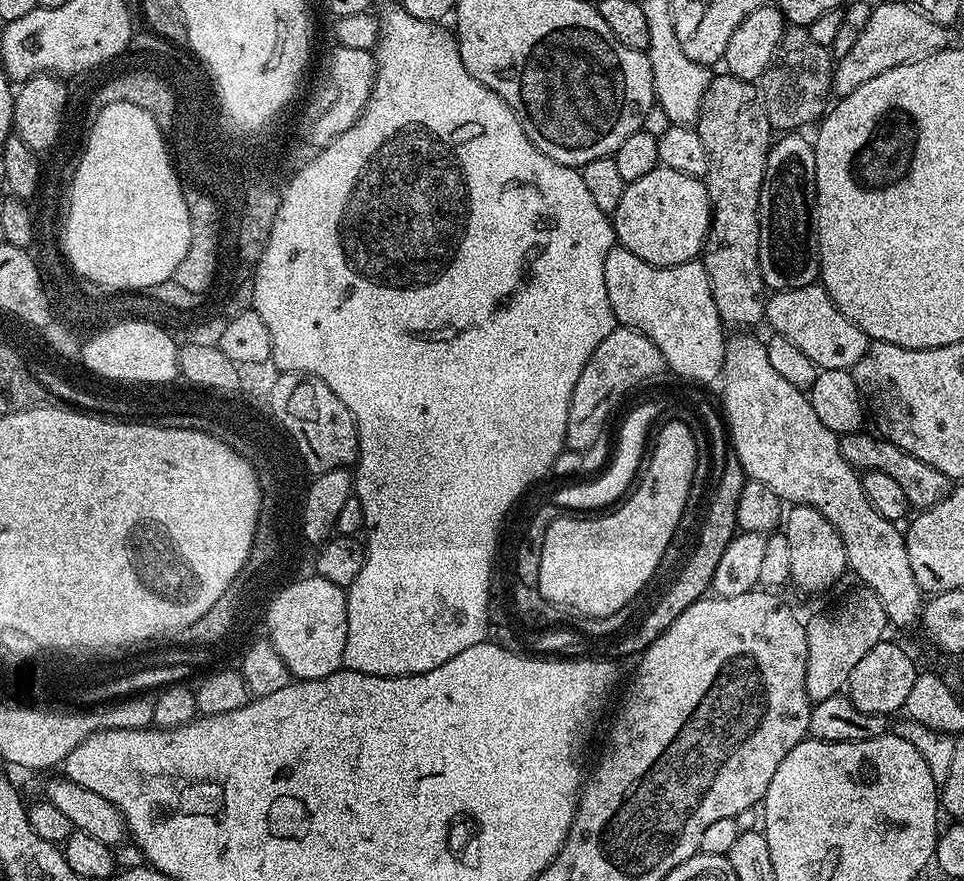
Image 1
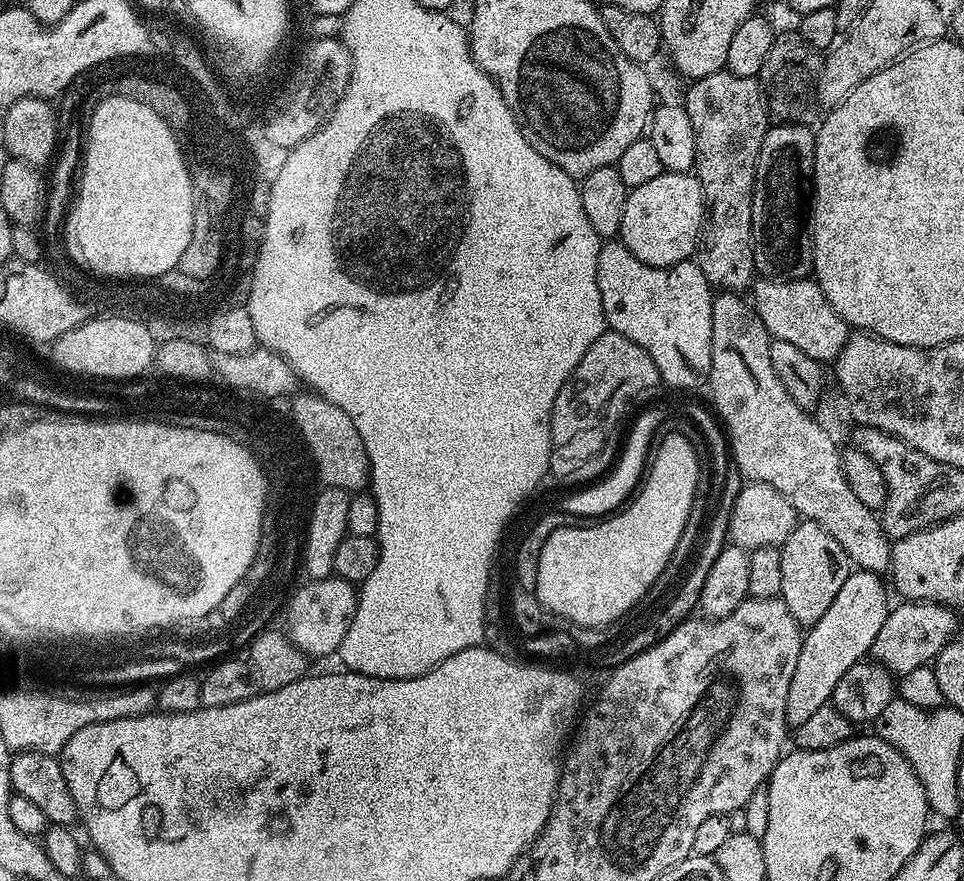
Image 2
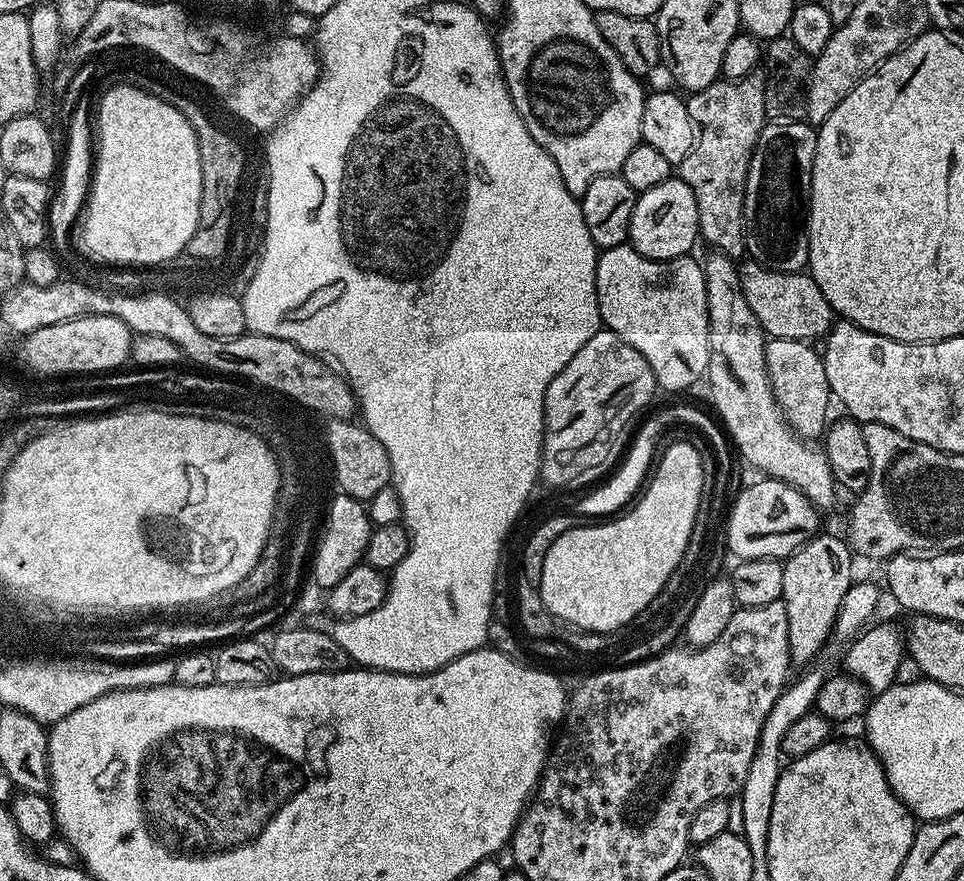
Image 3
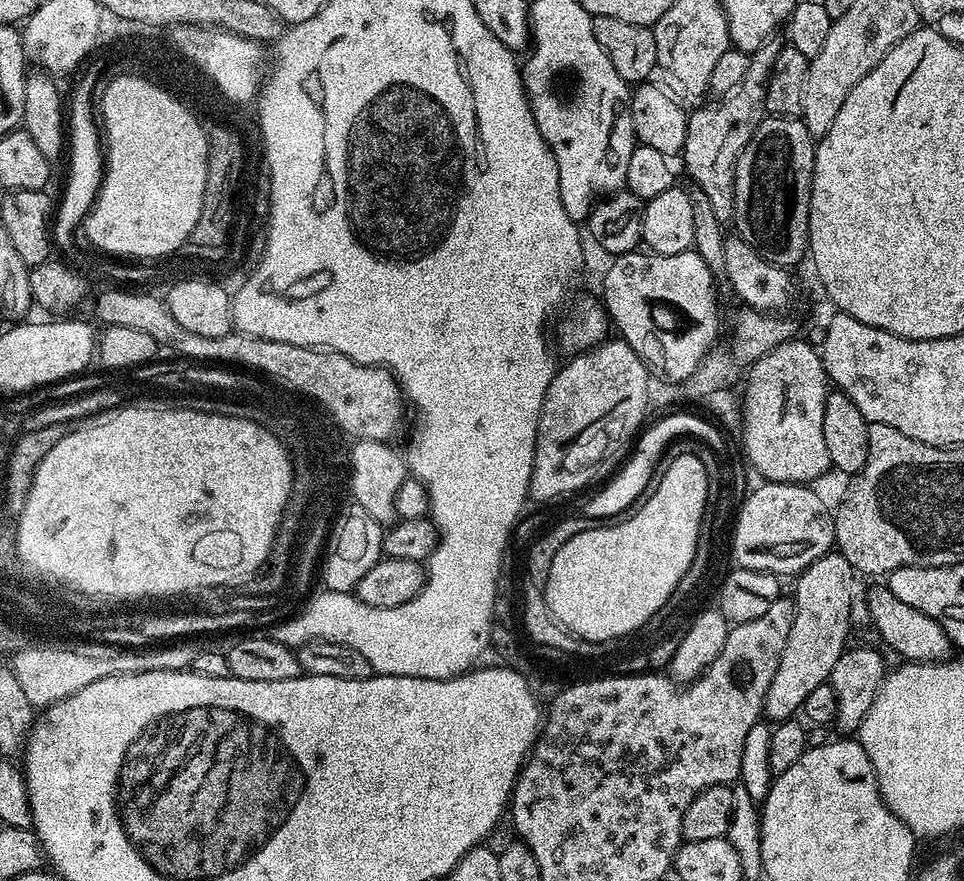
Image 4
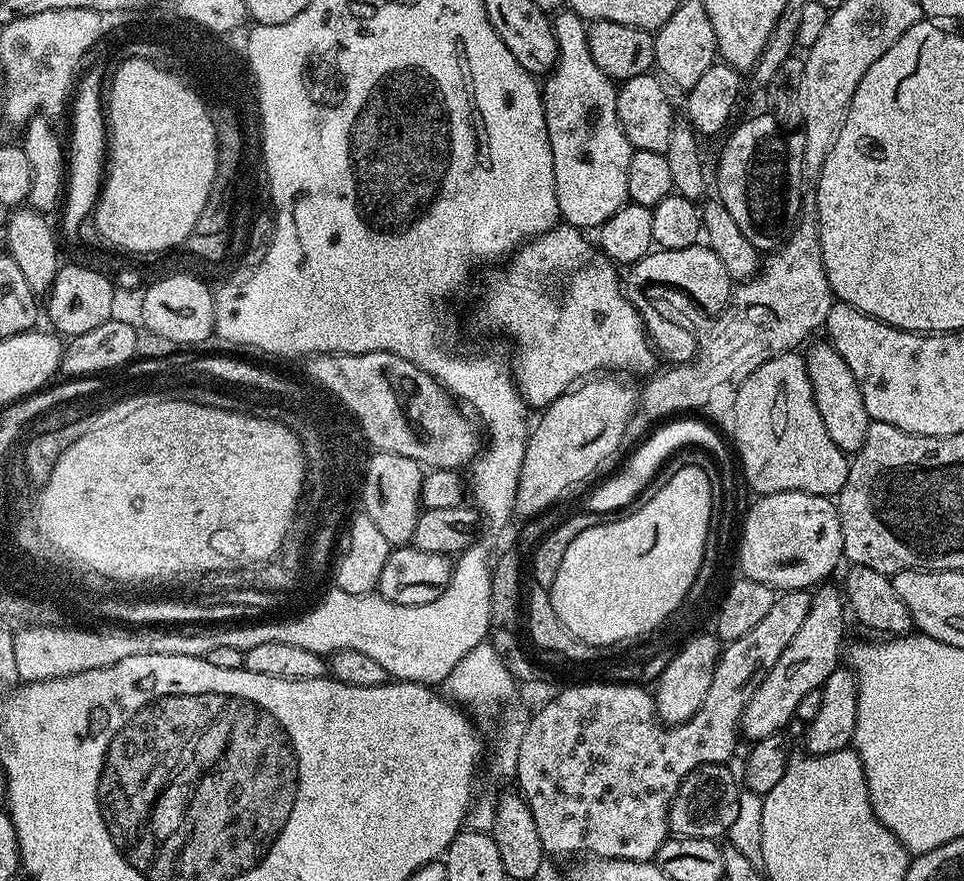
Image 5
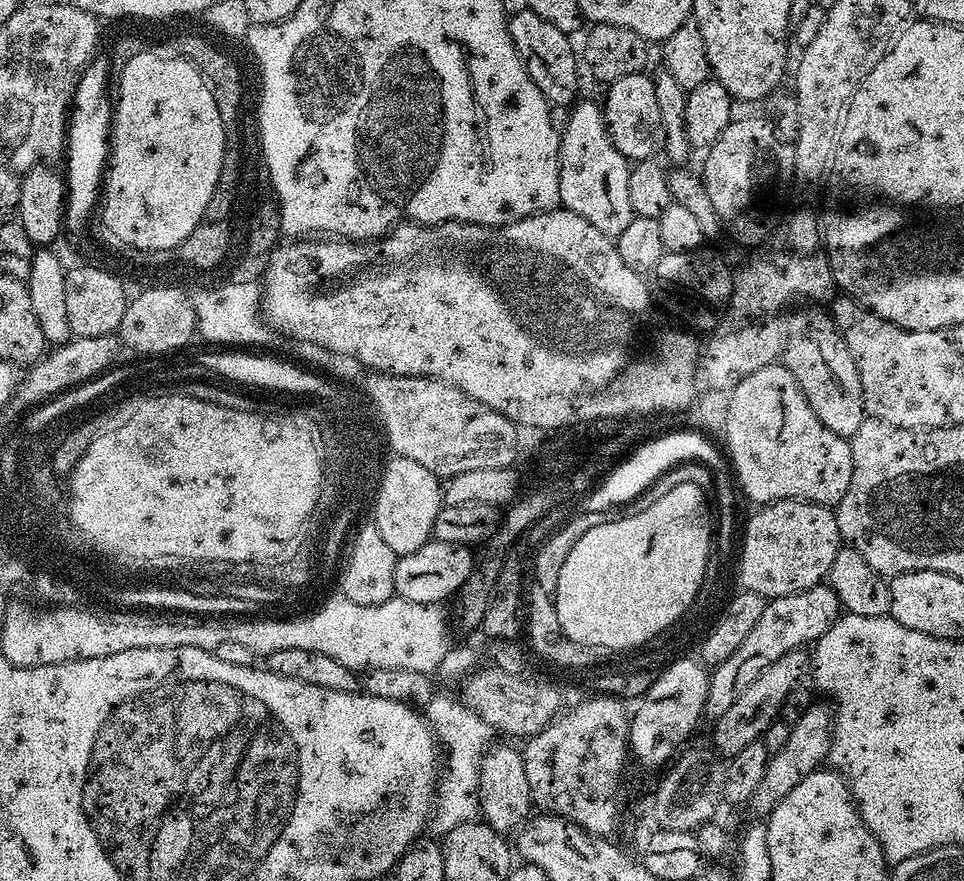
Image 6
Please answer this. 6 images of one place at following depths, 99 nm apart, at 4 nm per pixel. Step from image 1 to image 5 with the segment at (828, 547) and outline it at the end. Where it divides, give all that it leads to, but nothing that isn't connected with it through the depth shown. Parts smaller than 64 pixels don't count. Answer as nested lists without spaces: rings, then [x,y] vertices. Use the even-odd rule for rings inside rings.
[[[821,587],[813,595],[812,608],[806,614],[806,622],[802,622],[798,634],[786,646],[786,650],[782,650],[782,658],[778,658],[772,669],[760,677],[760,685],[754,690],[750,702],[746,702],[746,710],[740,719],[740,730],[743,739],[748,739],[748,742],[784,732],[787,724],[796,720],[798,702],[802,702],[803,696],[810,694],[810,690],[823,688],[826,678],[830,678],[832,671],[841,663],[842,649],[845,647],[846,600],[837,589],[836,593],[828,587]]]

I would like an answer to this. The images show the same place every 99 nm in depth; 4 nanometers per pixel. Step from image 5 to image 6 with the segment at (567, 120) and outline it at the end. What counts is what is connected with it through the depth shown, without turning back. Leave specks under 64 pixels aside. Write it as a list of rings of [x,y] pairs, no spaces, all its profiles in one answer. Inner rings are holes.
[[[582,100],[571,105],[572,113],[569,114],[568,121],[562,124],[560,132],[560,169],[558,170],[560,204],[568,211],[578,214],[578,218],[586,218],[586,222],[602,230],[602,234],[615,238],[618,234],[622,234],[622,230],[626,230],[626,226],[630,226],[634,215],[630,206],[628,173],[630,161],[616,149],[614,142],[608,136],[603,107],[597,101],[595,104],[592,100]]]

